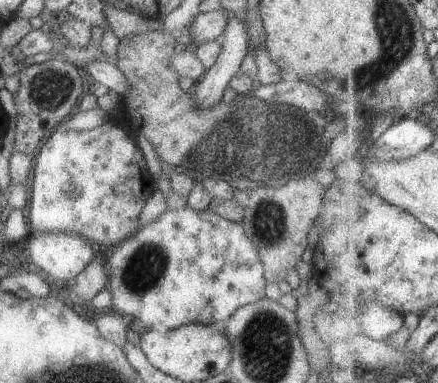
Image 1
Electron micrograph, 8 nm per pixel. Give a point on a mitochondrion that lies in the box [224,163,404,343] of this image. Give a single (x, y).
(268, 227)

